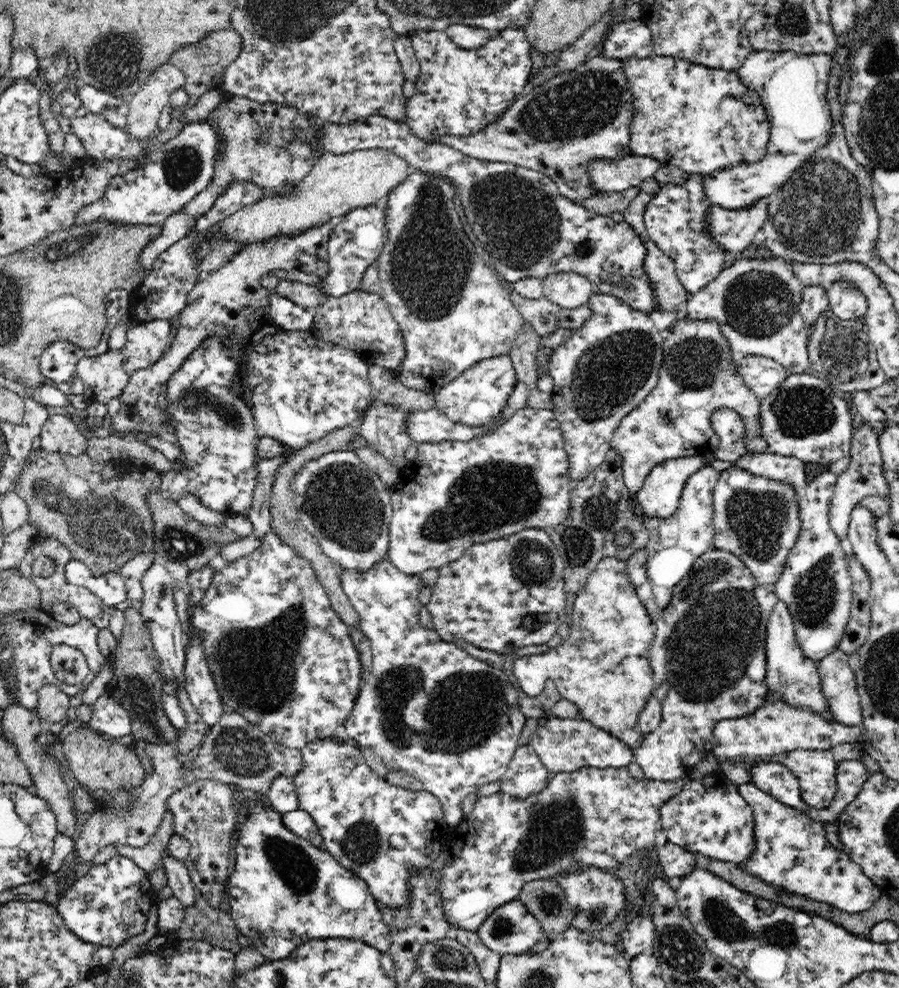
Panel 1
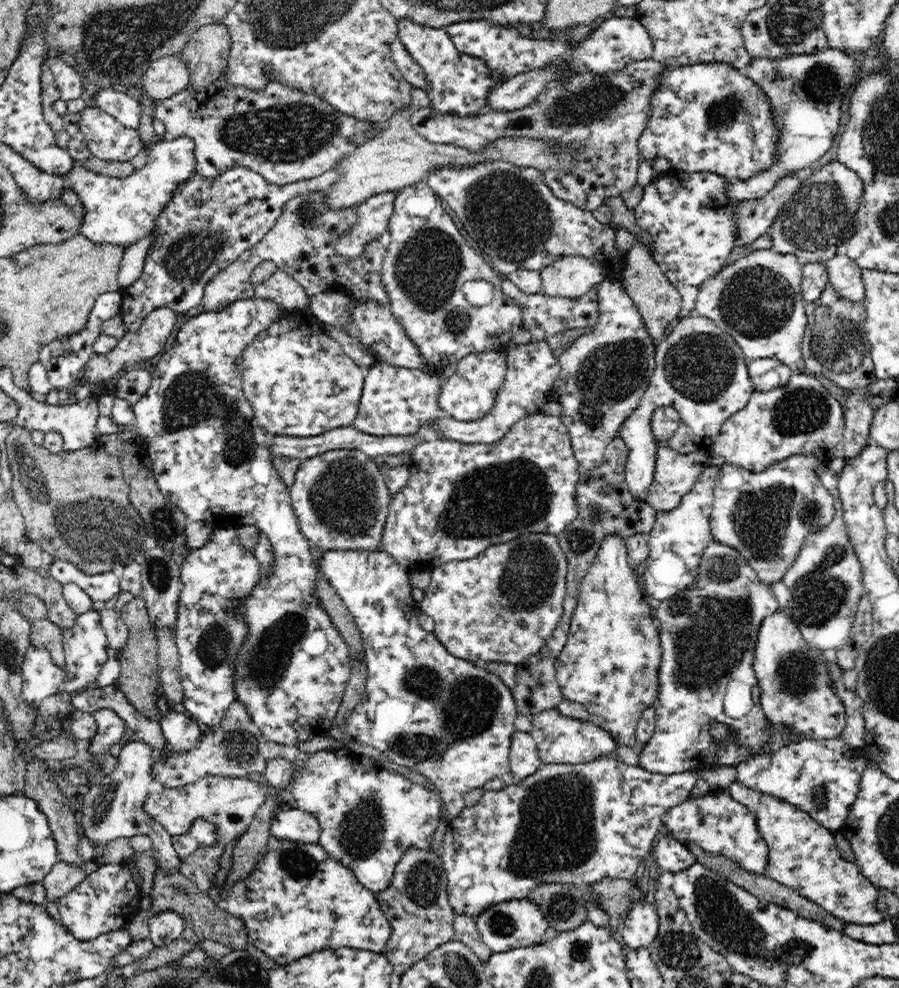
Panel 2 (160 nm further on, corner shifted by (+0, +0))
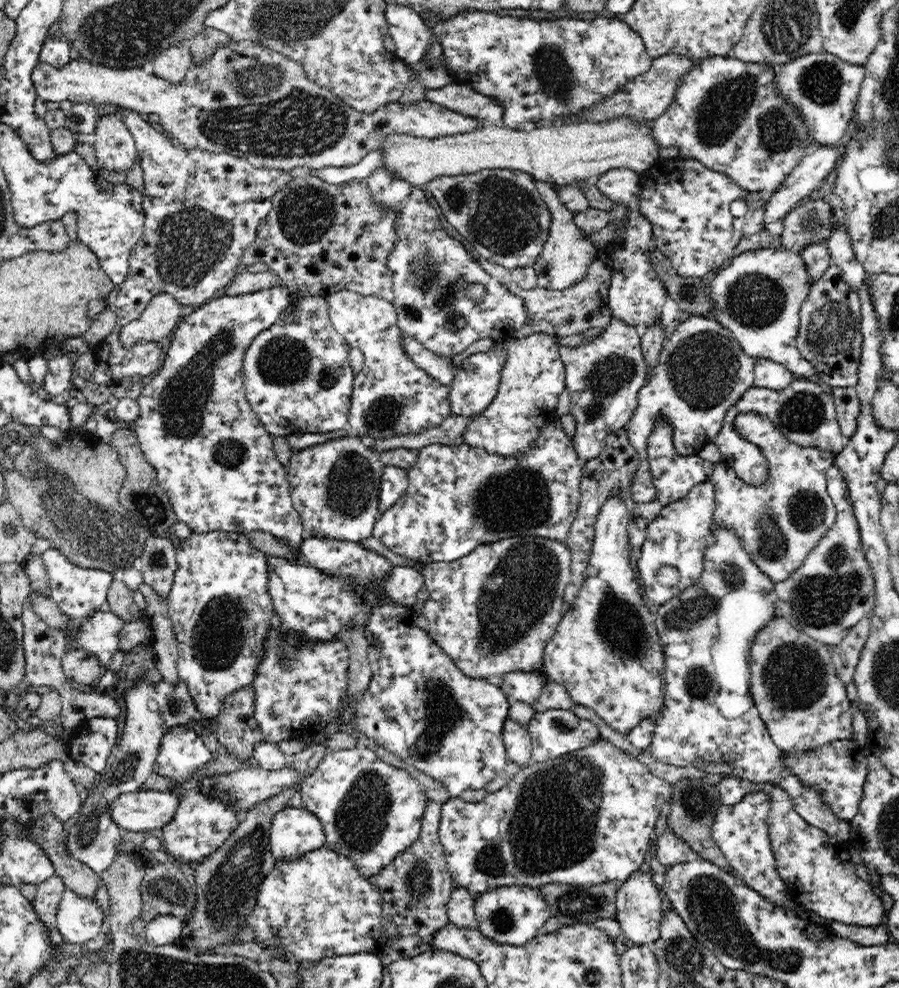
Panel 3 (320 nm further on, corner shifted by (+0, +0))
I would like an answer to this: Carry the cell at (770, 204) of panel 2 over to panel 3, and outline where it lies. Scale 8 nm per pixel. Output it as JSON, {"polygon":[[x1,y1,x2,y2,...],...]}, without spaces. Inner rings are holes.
{"polygon":[[840,145,814,146,800,159,794,170,784,178,780,188,772,192,765,204,762,230,776,222,810,192,820,189,820,183,836,166,841,155]]}

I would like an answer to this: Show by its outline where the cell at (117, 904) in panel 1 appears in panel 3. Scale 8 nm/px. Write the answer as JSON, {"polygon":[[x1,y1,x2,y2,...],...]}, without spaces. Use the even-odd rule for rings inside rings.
{"polygon":[[67,889,58,905,55,926,67,943,84,944,98,936,104,918,104,912,94,897]]}

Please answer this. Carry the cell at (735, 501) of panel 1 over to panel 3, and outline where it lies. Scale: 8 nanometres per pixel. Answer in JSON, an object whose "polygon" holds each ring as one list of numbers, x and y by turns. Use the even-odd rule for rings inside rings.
{"polygon":[[755,413,737,417,741,436,766,448,770,467,756,484,740,480,734,469,719,463,708,477,716,489,714,522,711,529,726,527,742,541,751,560,775,583,790,578,803,564,806,555,818,544,837,518,830,497,826,472,835,465,835,455,818,448,802,447,784,439,766,415]]}

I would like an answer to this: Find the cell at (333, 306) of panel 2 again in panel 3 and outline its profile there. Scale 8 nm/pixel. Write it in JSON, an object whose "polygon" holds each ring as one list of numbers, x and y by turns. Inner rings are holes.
{"polygon":[[342,290,335,292,326,296,327,302,327,314,330,315,330,320,332,325,334,325,334,330,341,334,347,341,351,348,357,348,362,351,362,354,365,358,364,366,362,370,354,377,353,383,353,395,351,396,351,407,349,408,349,419,348,419,348,428,353,431,361,439,388,439,392,436,399,436,400,434,405,435,406,433,418,433,426,431,430,428,437,428,438,424,442,424,451,415,450,412,450,401,448,400,448,394,450,394,450,387,443,385,441,381,436,380,433,376,430,376,426,371,423,371,421,368,418,368,414,364,412,359,407,358,406,351,402,348,402,340,404,332,398,326,397,323,397,314,394,310,394,303,386,299,380,299,374,295,364,296,358,294,354,291]]}

